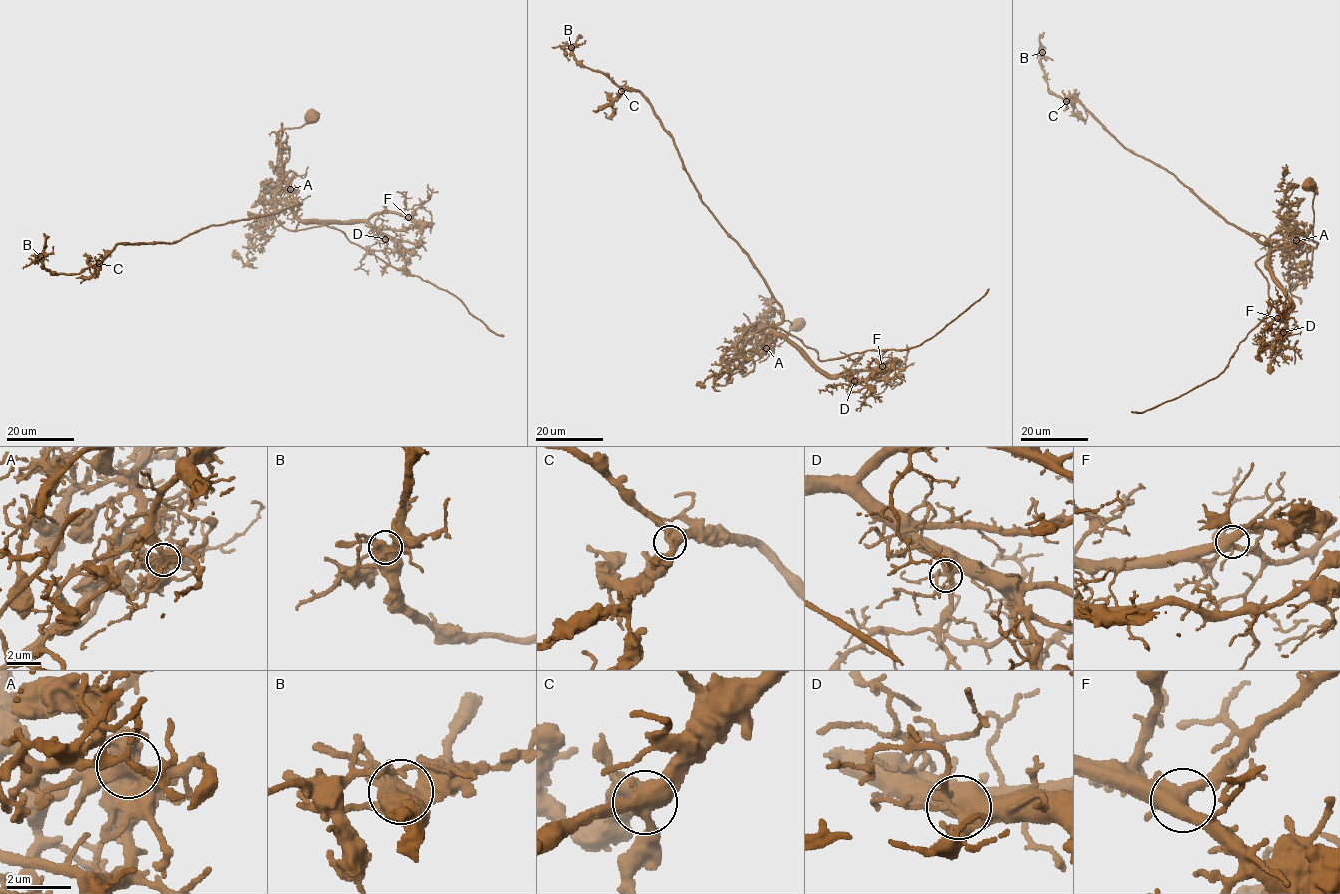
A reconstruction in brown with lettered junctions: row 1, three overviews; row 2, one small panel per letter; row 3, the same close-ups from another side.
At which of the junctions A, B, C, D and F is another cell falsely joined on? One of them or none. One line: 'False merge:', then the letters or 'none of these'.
False merge: A

